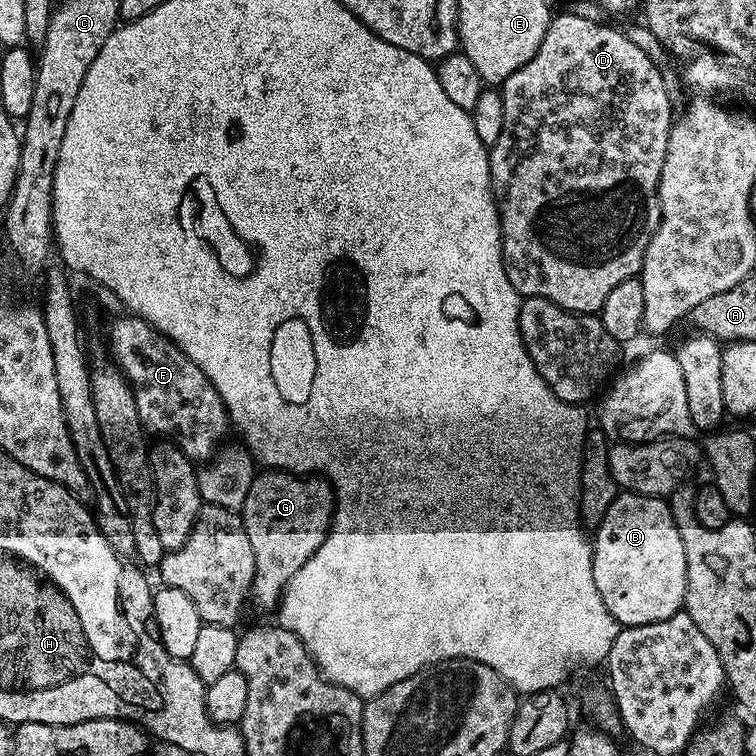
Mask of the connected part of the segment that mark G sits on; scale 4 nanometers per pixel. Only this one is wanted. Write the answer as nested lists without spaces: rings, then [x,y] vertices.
[[[264,470],[253,478],[253,485],[246,496],[242,509],[244,529],[250,538],[250,547],[254,550],[254,582],[250,593],[260,608],[275,609],[280,604],[288,583],[306,566],[308,559],[322,546],[328,529],[332,527],[332,517],[336,511],[336,494],[331,484],[316,474],[297,474],[283,470]]]

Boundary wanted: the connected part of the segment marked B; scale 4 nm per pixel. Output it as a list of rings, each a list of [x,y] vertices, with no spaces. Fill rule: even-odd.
[[[621,491],[616,495],[610,510],[606,510],[600,527],[594,532],[592,569],[594,586],[598,586],[598,594],[602,594],[606,610],[610,610],[617,624],[623,627],[633,628],[650,622],[662,622],[681,611],[686,594],[686,550],[682,550],[682,538],[678,534],[678,526],[674,526],[669,501],[637,492]]]

